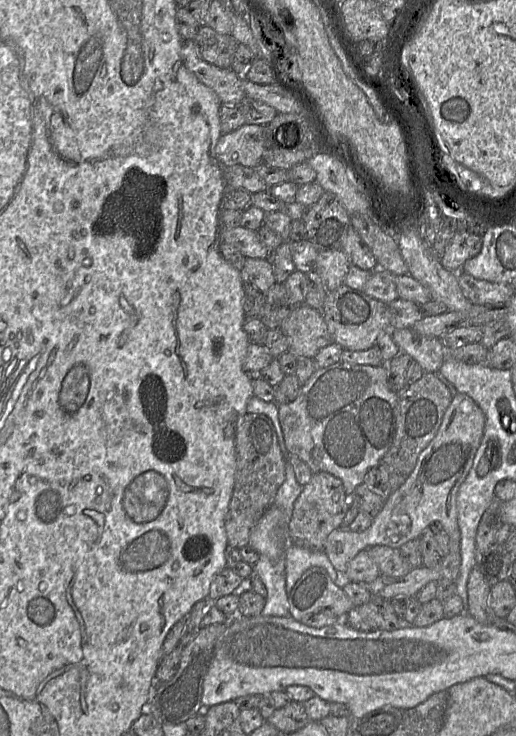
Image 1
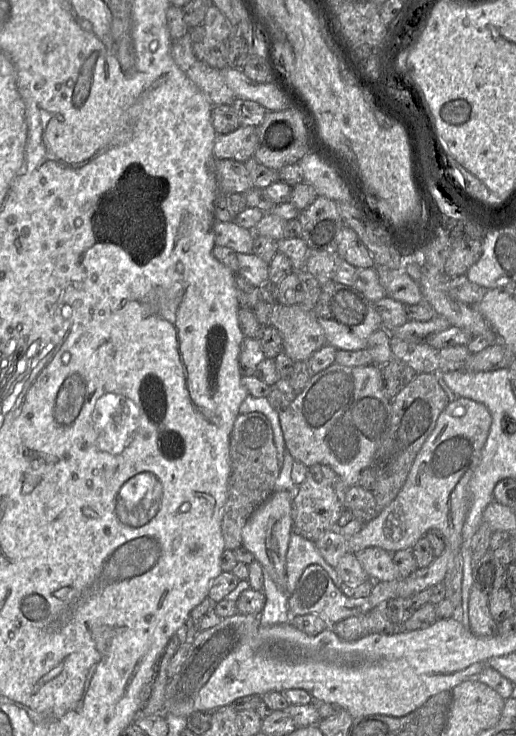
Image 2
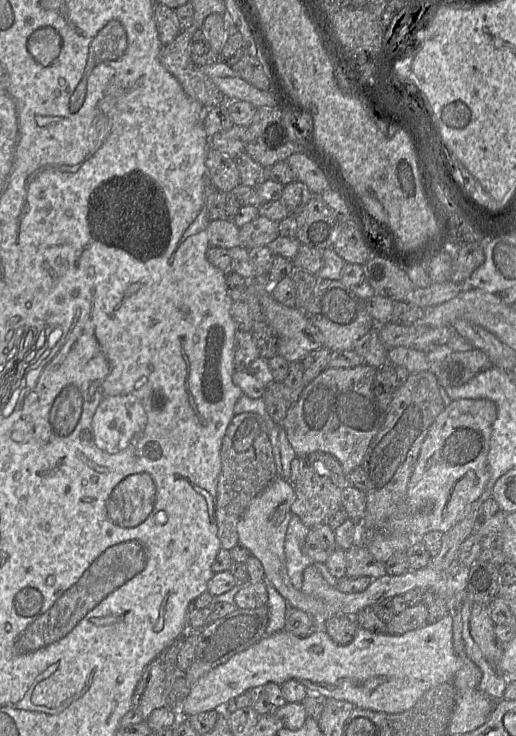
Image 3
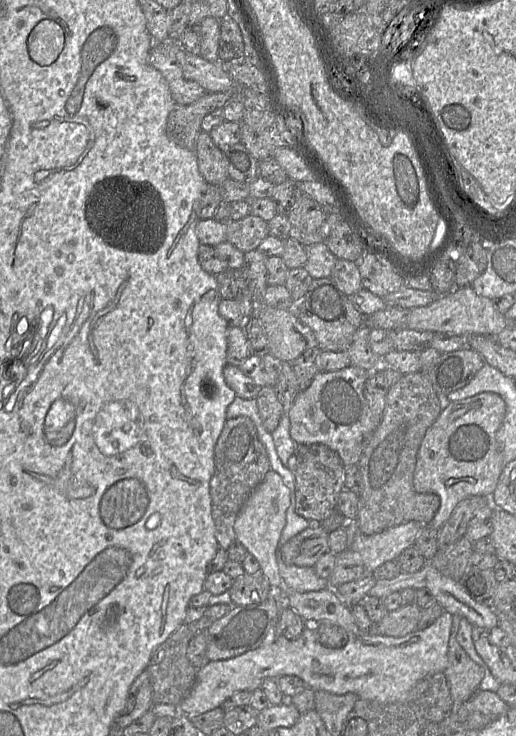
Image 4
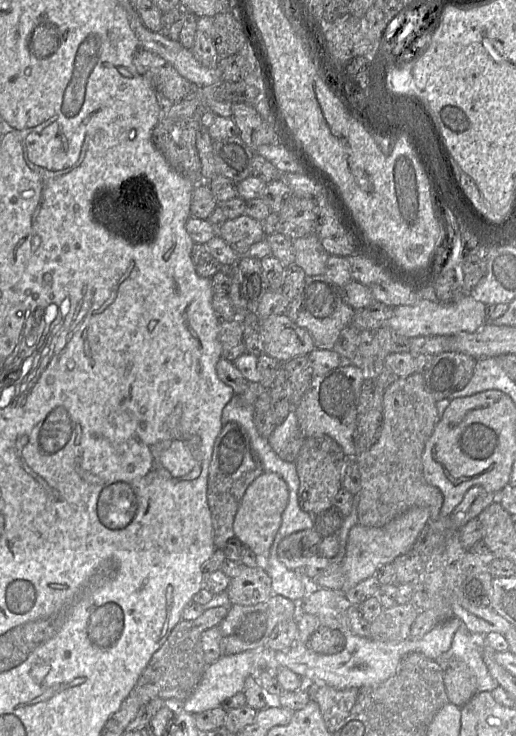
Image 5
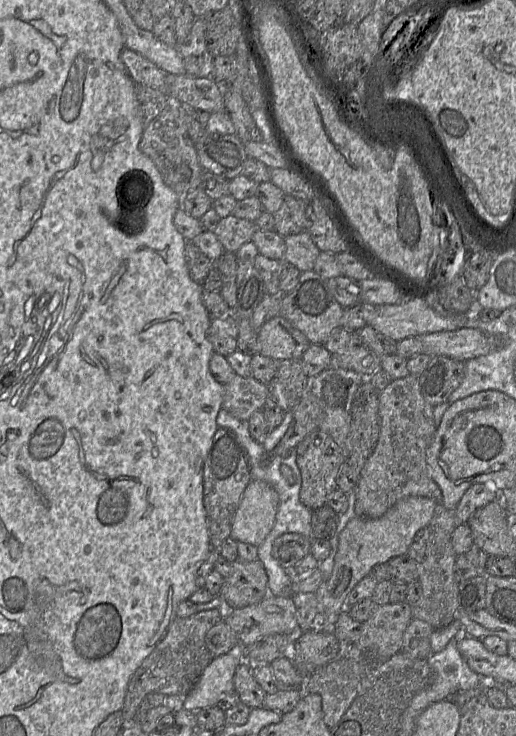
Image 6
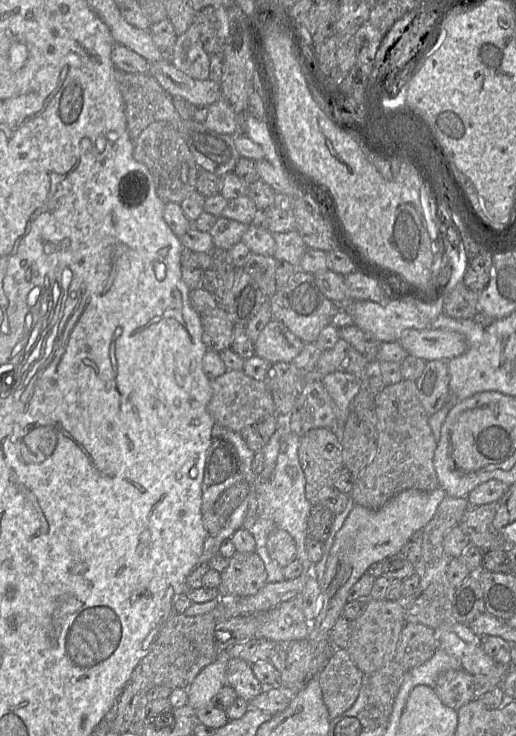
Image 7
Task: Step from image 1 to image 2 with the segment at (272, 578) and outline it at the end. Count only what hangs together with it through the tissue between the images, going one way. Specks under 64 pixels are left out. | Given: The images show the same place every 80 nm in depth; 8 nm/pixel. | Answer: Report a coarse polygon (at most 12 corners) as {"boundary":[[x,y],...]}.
{"boundary":[[263,569],[262,626],[290,621],[288,595]]}

